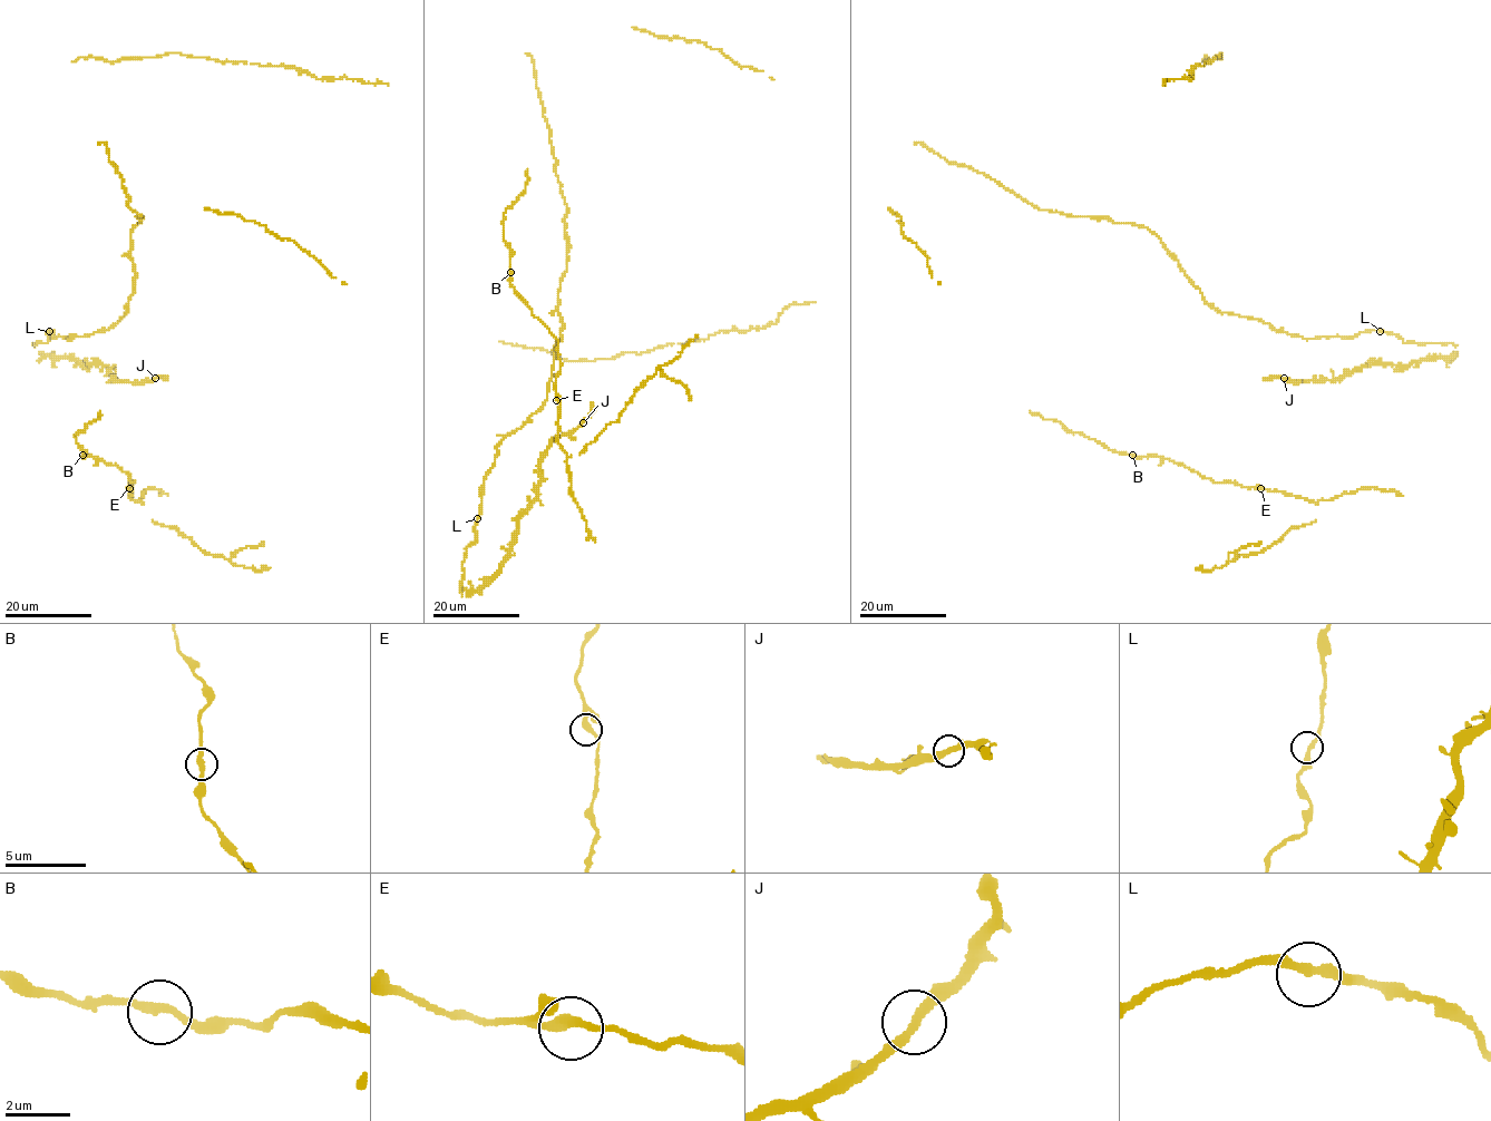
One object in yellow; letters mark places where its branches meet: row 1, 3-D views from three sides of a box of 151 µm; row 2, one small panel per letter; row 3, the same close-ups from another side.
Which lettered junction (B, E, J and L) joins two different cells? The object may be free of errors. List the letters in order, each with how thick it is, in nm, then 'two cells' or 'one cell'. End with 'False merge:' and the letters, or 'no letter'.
B: 280 nm thick; one cell
E: 300 nm thick; one cell
J: 320 nm thick; one cell
L: 280 nm thick; one cell
False merge: no letter

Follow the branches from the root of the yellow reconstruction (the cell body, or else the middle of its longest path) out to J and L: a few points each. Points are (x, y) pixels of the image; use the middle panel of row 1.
J: (496, 449), (463, 563), (466, 596), (504, 559), (536, 496), (544, 451), (583, 422)
L: (496, 449), (498, 455), (494, 466), (483, 481), (477, 518)

